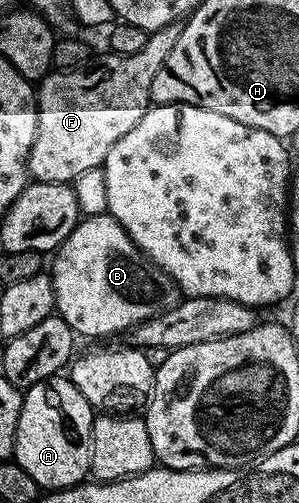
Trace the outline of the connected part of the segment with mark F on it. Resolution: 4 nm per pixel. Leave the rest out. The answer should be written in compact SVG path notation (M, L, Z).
M183 22L171 23L151 32L146 45L142 45L138 53L107 53L101 59L93 58L87 65L74 71L56 69L39 80L36 112L40 116L32 152L26 160L29 176L38 183L72 183L86 173L86 169L103 168L110 149L114 149L114 141L126 137L126 133L130 133L130 129L134 129L134 125L138 125L138 121L142 121L148 112L150 85L154 85L154 76L158 74L158 69L162 69L166 57L170 57L170 49L174 49L174 41L178 41L183 28Z

